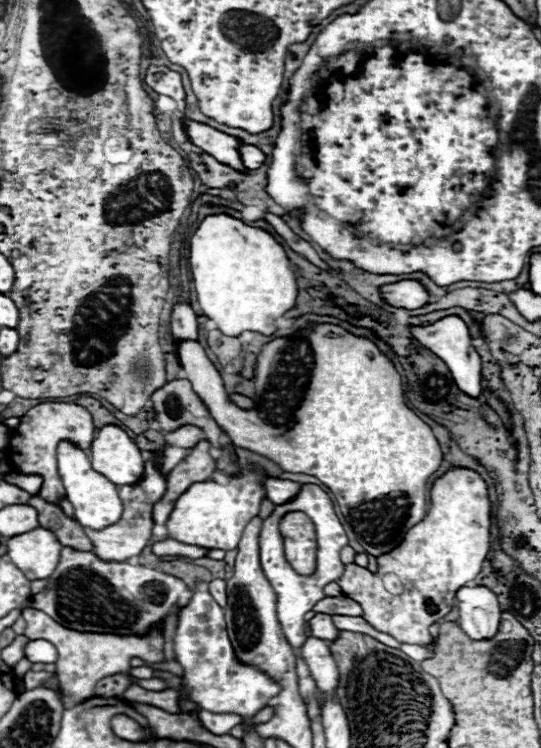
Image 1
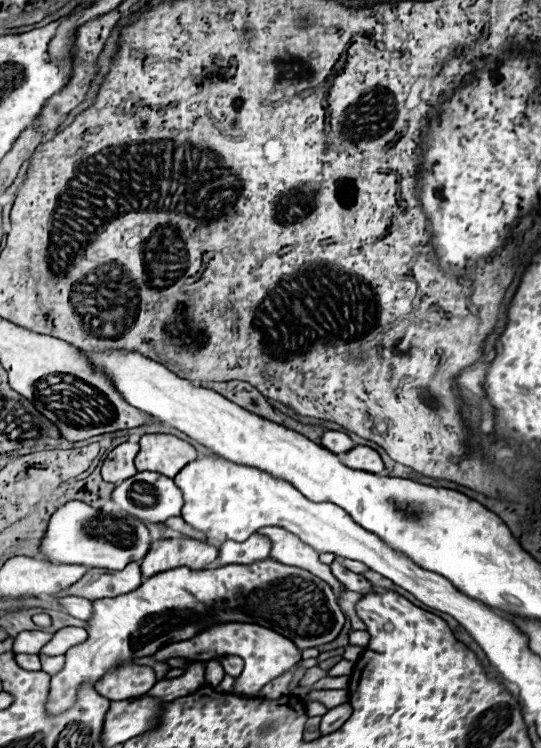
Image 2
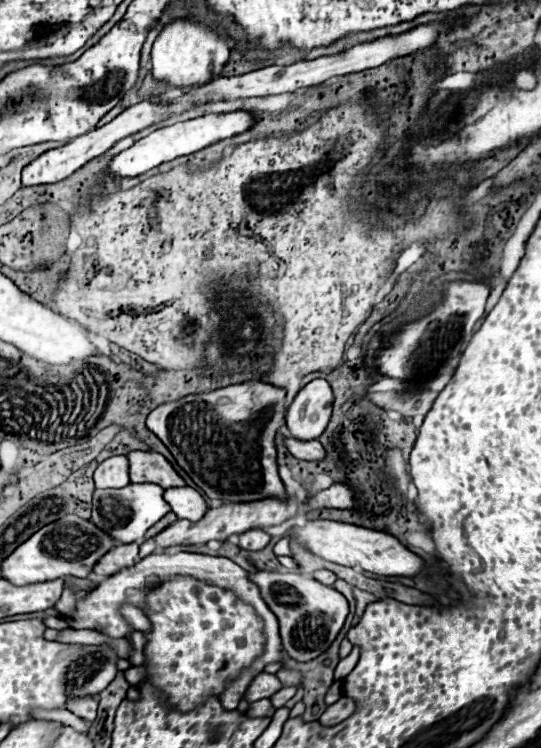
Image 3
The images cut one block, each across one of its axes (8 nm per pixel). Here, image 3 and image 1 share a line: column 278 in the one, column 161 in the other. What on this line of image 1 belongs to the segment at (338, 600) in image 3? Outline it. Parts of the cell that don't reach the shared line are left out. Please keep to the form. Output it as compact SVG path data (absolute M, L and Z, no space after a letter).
M62 548L60 562L52 578L48 578L46 590L32 596L30 606L46 612L70 630L144 636L152 626L164 622L174 610L184 608L190 598L192 590L176 576L140 564L104 562L92 552Z

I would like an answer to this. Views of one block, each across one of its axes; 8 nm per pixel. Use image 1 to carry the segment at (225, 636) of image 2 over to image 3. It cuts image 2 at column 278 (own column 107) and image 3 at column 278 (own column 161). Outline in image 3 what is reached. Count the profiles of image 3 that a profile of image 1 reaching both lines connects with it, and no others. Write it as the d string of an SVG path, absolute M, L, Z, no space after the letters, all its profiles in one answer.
M178 552L178 554L150 554L148 558L140 560L136 566L132 568L126 568L126 570L120 570L118 574L114 574L112 578L106 578L102 580L102 584L92 590L86 598L78 600L76 602L76 628L88 628L88 630L96 630L104 636L110 636L110 638L124 638L128 634L132 634L132 626L122 618L120 614L120 608L124 604L132 604L140 610L146 610L146 594L148 590L154 590L162 580L166 578L174 578L174 576L192 576L196 580L202 580L202 582L208 582L210 586L220 586L224 590L230 590L234 592L240 600L244 600L246 604L252 604L256 614L260 614L262 622L264 622L264 652L260 654L260 658L256 658L256 662L248 668L244 668L240 672L240 678L234 678L226 688L224 688L224 694L220 694L220 702L222 702L222 708L226 712L234 710L240 702L240 698L244 696L250 680L254 676L258 676L266 664L272 664L272 662L280 662L282 660L282 644L280 644L280 634L278 634L278 620L276 616L268 610L268 606L264 604L264 600L260 598L260 592L258 588L248 580L248 574L246 570L242 570L238 564L234 564L232 560L228 558L222 558L222 556L208 556L208 554L192 554L192 552Z

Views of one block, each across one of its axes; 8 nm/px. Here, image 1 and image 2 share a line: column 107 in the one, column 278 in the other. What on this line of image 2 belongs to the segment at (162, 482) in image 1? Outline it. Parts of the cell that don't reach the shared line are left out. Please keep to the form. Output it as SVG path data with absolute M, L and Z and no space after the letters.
M268 528L268 530L258 530L258 532L262 536L268 536L270 542L272 542L270 558L274 558L282 564L298 566L298 568L304 568L304 570L312 572L314 576L328 582L330 588L336 592L336 596L340 596L344 592L344 586L332 576L330 566L320 562L318 552L312 550L312 546L300 542L294 534L288 534L286 530L280 530L280 528Z

